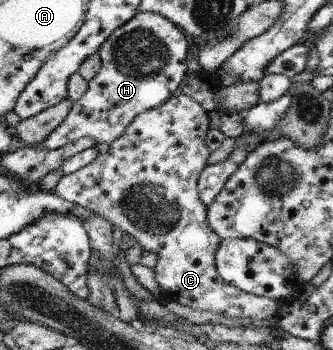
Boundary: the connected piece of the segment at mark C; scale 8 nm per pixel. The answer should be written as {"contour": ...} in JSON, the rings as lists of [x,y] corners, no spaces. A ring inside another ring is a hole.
{"contour":[[[183,93],[172,96],[159,107],[138,114],[124,134],[109,145],[108,152],[98,152],[94,162],[82,166],[80,170],[63,175],[52,192],[68,202],[78,204],[112,224],[113,229],[122,230],[136,239],[143,252],[155,252],[161,259],[159,277],[162,302],[174,300],[190,306],[194,310],[208,310],[232,320],[265,320],[275,322],[278,308],[282,310],[284,299],[276,300],[266,296],[256,296],[228,285],[216,270],[216,250],[222,238],[212,230],[206,206],[198,194],[198,179],[208,166],[210,148],[206,146],[206,136],[210,130],[208,111],[196,100]]]}

